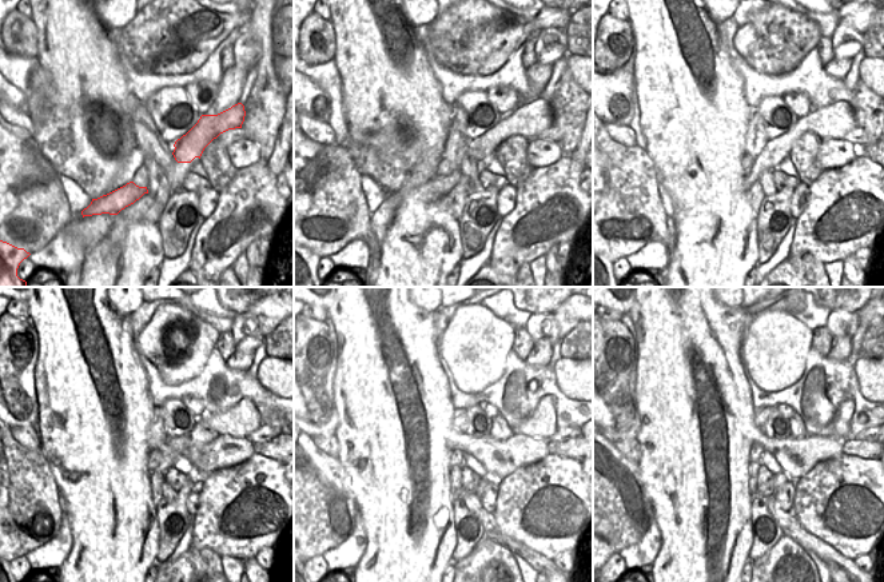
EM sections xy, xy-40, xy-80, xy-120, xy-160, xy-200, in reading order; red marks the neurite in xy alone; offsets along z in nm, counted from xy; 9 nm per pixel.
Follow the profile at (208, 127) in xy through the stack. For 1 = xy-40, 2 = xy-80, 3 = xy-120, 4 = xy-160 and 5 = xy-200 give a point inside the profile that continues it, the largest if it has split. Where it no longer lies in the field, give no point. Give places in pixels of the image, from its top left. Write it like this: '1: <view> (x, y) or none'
1: xy-40 (532, 116)
2: xy-80 (836, 120)
3: xy-120 (242, 419)
4: xy-160 (541, 425)
5: xy-200 (841, 429)

